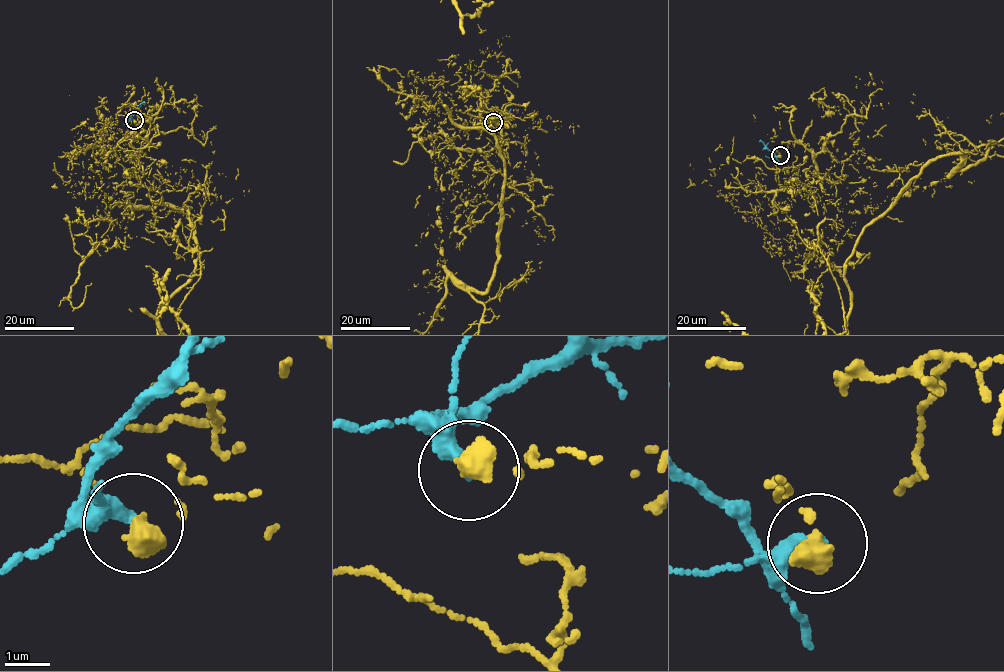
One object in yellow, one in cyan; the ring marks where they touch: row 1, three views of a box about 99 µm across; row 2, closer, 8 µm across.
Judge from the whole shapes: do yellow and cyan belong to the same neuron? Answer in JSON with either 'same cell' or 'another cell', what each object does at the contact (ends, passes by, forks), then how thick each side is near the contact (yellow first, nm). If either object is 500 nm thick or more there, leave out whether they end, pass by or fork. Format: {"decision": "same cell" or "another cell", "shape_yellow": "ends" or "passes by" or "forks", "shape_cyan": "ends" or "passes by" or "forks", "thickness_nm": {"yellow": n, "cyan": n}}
{"decision": "another cell", "thickness_nm": {"yellow": 550, "cyan": 300}}

